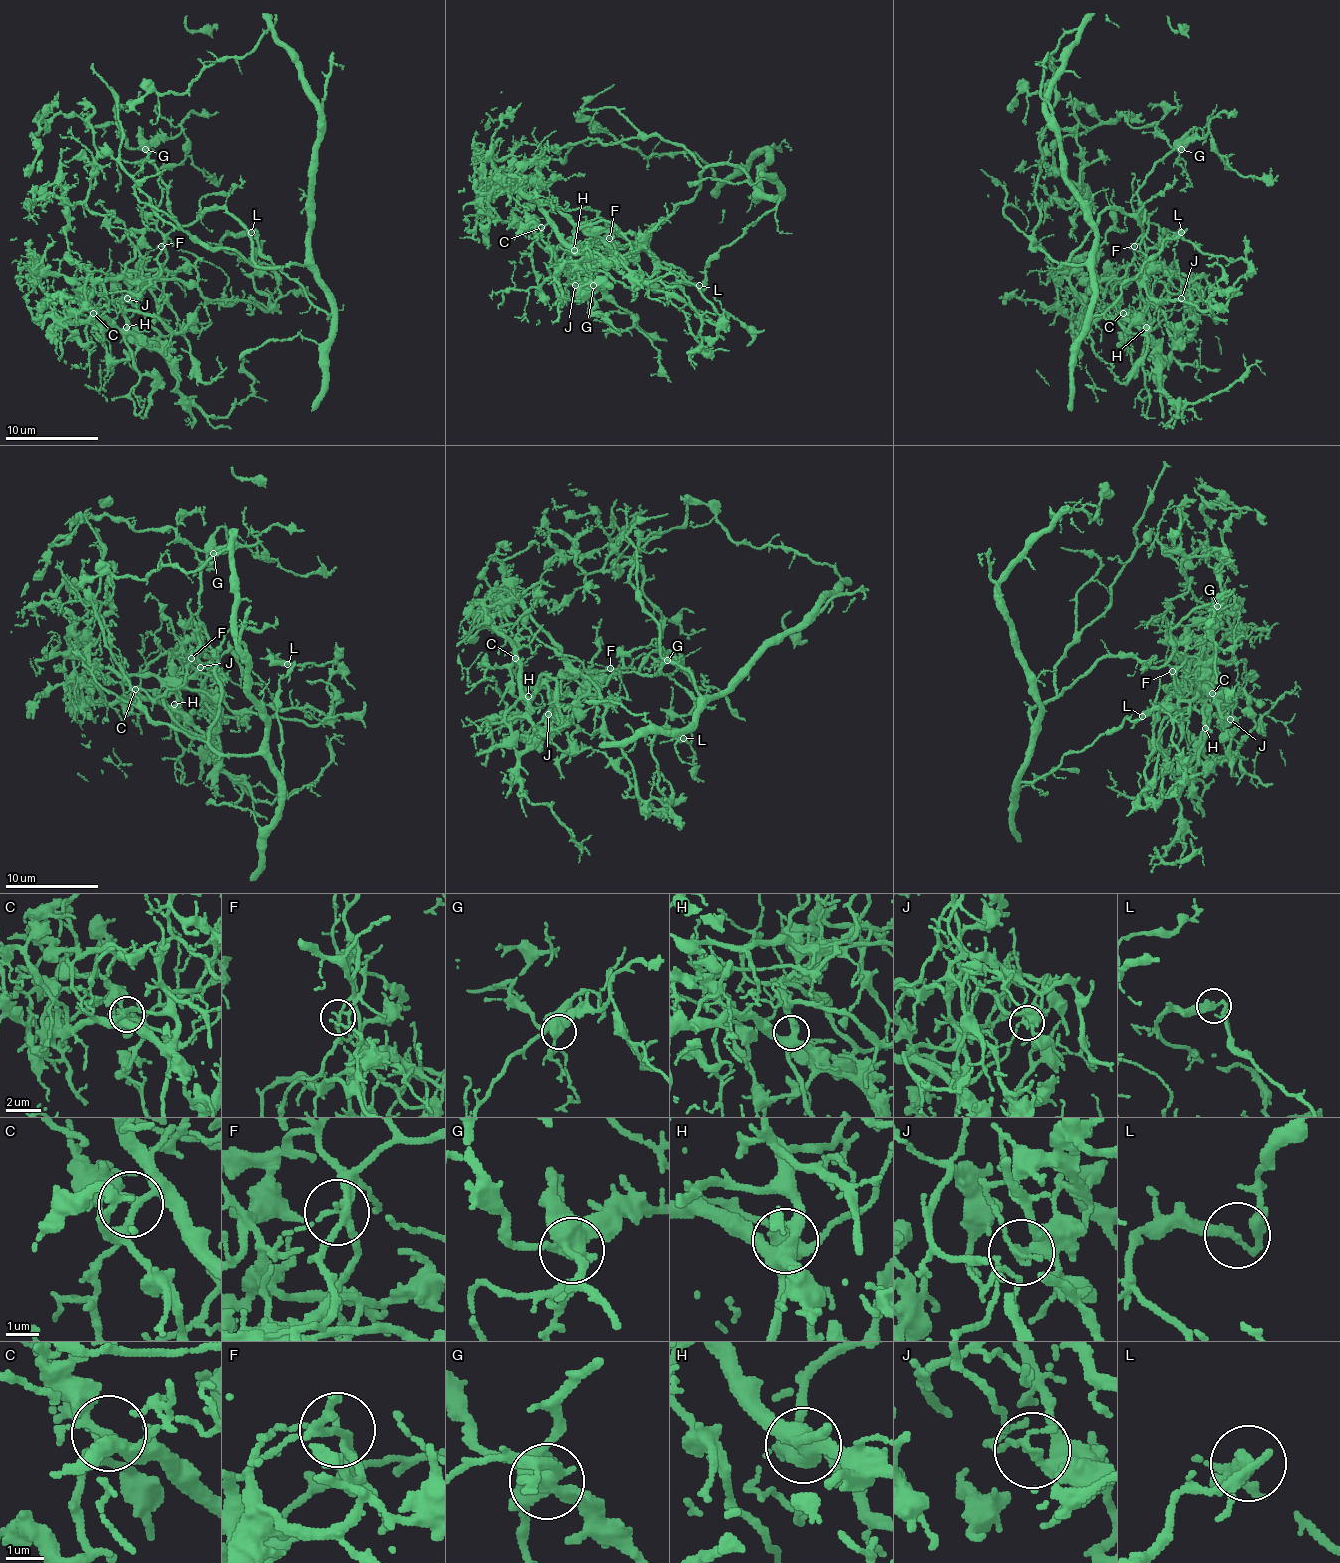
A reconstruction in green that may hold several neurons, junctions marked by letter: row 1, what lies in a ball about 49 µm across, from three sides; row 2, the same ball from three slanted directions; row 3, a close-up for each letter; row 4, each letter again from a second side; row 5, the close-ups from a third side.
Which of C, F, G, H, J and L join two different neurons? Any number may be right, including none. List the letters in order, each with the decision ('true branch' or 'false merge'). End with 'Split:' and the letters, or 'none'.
C: true branch
F: false merge
G: false merge
H: true branch
J: false merge
L: false merge
Split: F, G, J, L

